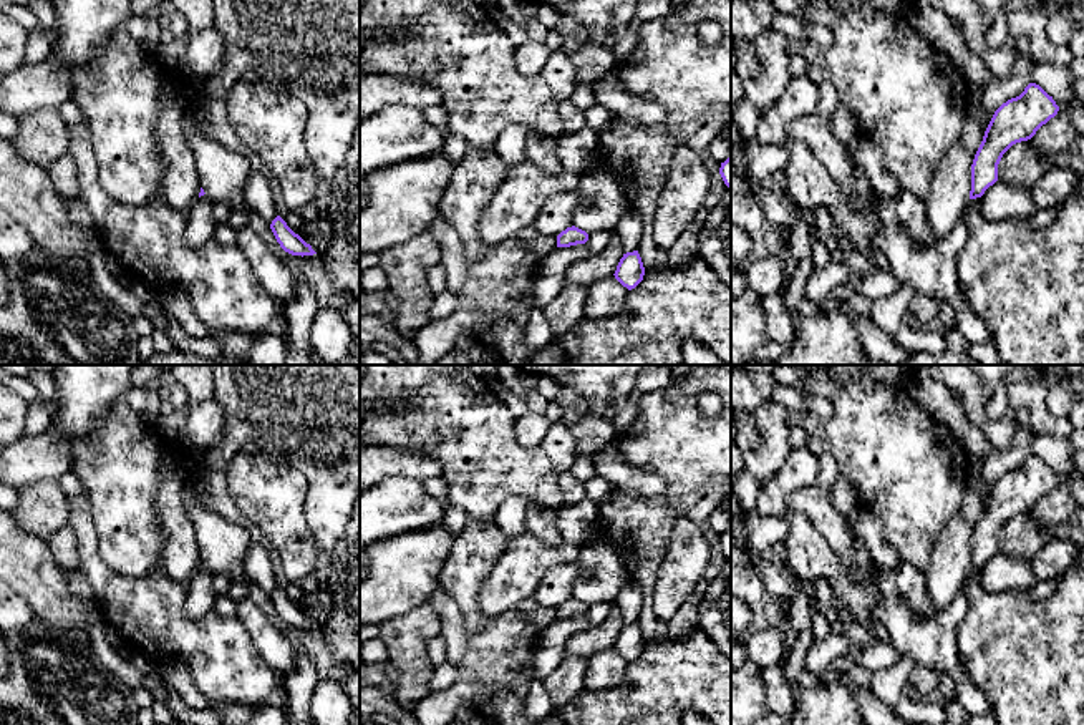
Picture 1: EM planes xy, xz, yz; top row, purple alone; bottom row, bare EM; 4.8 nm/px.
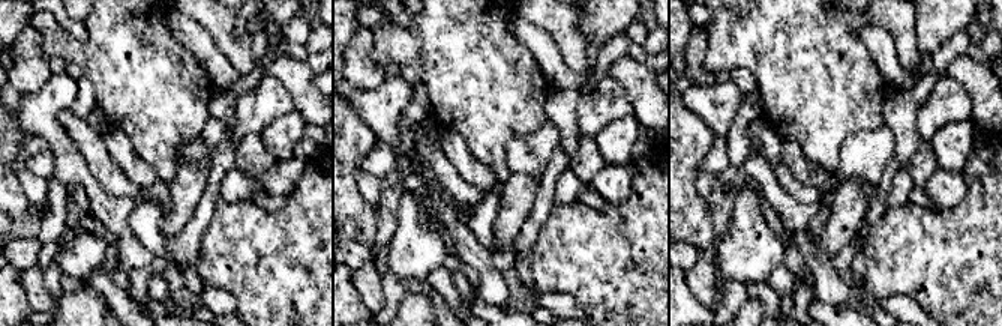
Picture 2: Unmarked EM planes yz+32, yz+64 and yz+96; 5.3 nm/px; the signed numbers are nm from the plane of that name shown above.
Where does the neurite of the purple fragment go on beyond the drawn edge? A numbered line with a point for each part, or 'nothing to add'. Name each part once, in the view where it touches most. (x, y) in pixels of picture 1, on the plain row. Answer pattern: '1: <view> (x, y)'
1: xy (201, 596)

